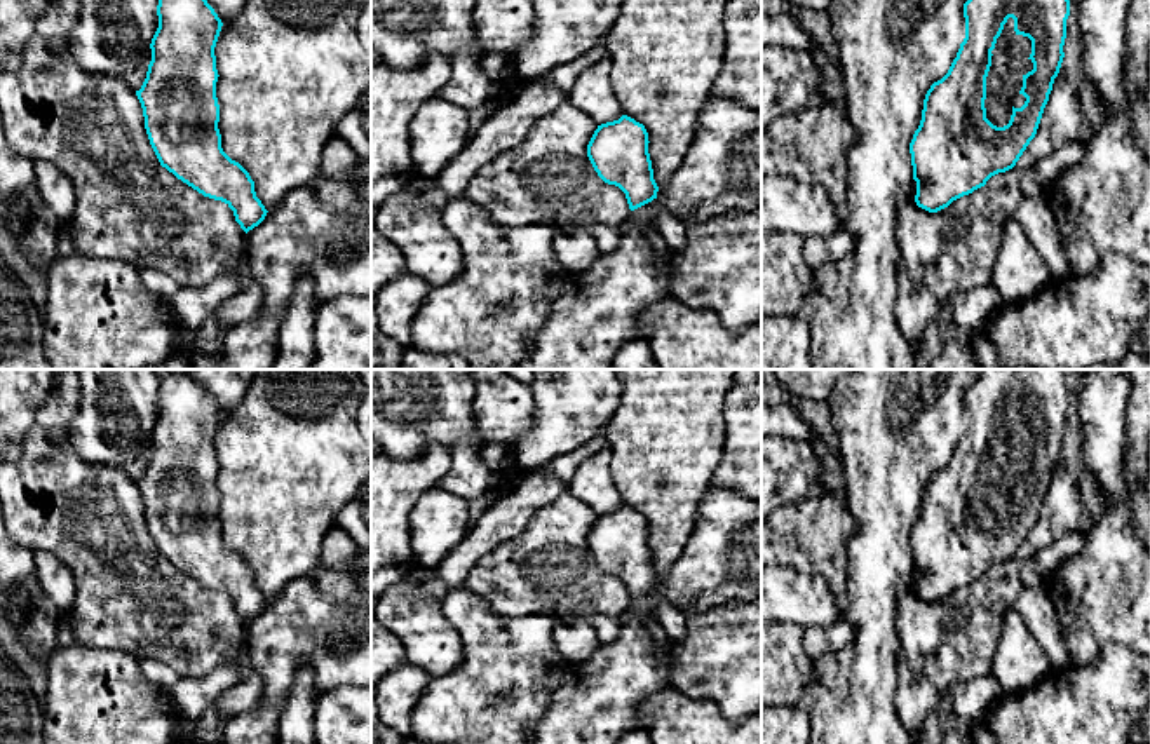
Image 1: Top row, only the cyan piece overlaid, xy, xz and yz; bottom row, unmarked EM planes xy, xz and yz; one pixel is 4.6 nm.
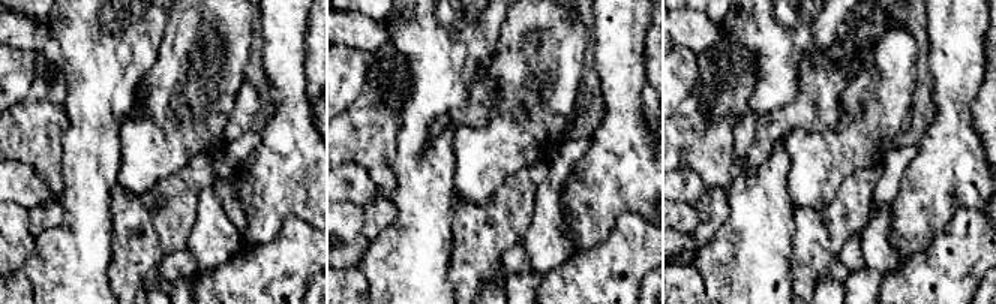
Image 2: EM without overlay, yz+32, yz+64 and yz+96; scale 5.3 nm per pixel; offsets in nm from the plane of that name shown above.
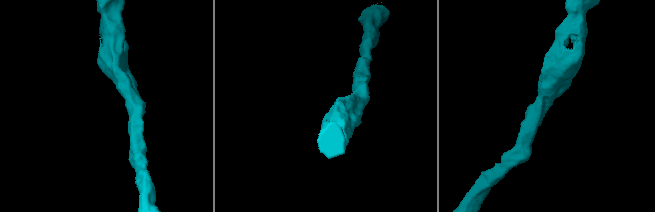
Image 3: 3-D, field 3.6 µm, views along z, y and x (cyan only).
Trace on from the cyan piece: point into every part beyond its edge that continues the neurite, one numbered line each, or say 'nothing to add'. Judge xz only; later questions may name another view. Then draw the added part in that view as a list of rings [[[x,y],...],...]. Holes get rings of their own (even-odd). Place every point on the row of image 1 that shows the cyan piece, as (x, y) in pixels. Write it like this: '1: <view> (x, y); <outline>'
nothing to add

